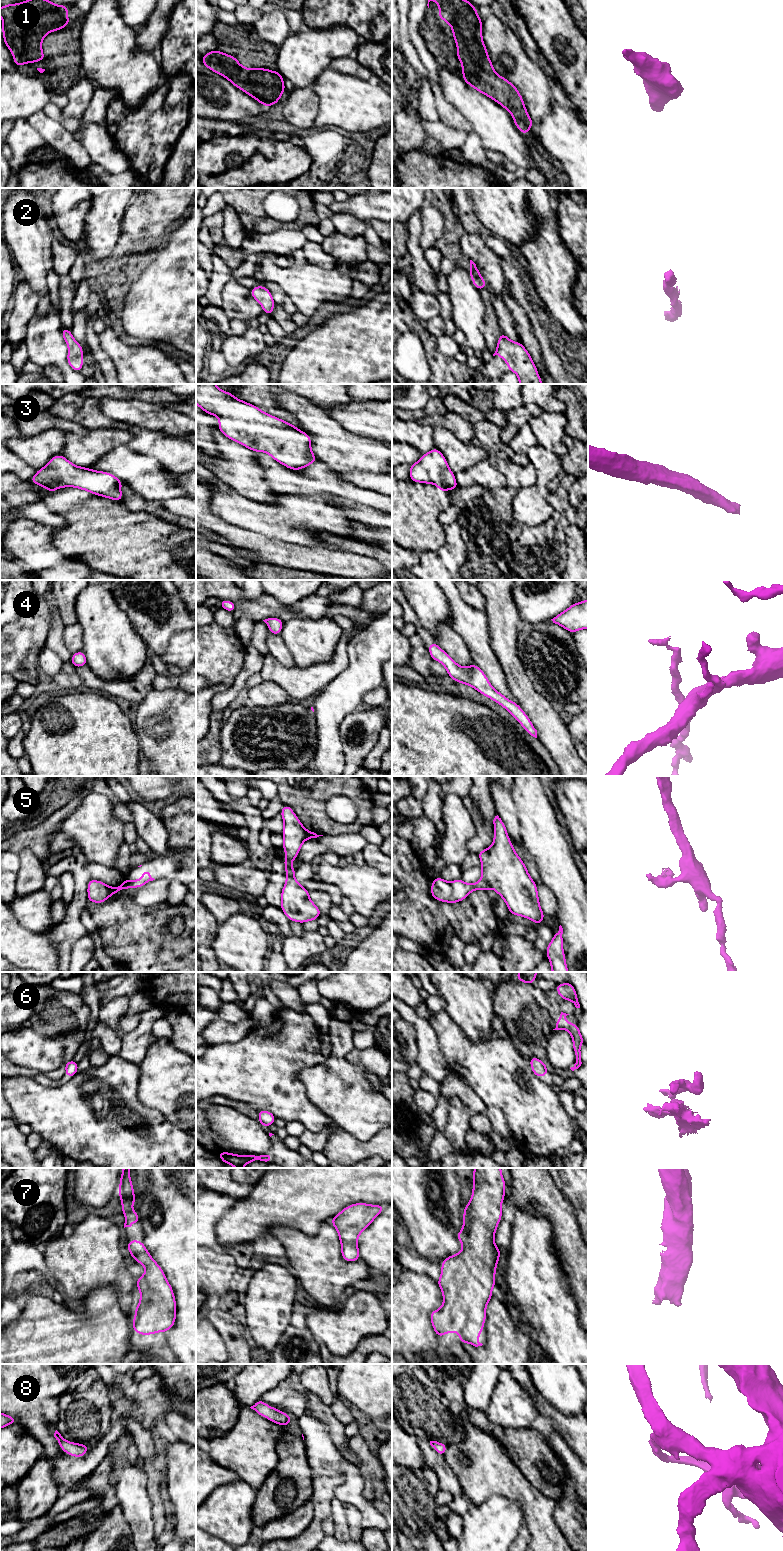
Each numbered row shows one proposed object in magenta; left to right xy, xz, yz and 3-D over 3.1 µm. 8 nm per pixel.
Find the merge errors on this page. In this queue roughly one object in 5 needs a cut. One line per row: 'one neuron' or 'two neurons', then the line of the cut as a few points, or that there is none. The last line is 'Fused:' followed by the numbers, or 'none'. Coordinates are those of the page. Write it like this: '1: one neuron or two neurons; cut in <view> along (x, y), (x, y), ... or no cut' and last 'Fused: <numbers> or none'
1: one neuron; no cut
2: one neuron; no cut
3: one neuron; no cut
4: one neuron; no cut
5: one neuron; no cut
6: two neurons; cut in xz along (260, 1121), (264, 1124)
7: one neuron; no cut
8: one neuron; no cut
Fused: 6

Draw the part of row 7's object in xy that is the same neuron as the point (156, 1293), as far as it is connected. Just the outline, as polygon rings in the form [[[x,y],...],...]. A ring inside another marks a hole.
[[[133,1239],[127,1242],[127,1247],[130,1256],[146,1268],[135,1283],[140,1290],[140,1302],[135,1308],[132,1330],[140,1335],[160,1331],[166,1333],[174,1326],[176,1319],[173,1289],[163,1270],[141,1241]]]

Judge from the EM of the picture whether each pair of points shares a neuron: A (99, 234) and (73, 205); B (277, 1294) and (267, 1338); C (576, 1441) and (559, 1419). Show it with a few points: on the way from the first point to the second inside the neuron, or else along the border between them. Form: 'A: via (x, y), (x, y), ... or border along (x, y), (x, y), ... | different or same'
A: border along (91, 198), (91, 206), (85, 217), (82, 238) | different
B: via (269, 1305), (267, 1327) | same
C: via (576, 1436), (564, 1424) | same

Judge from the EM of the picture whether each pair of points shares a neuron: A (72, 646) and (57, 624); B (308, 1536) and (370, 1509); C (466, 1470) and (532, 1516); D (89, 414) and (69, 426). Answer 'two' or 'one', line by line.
A: two
B: two
C: one
D: two

